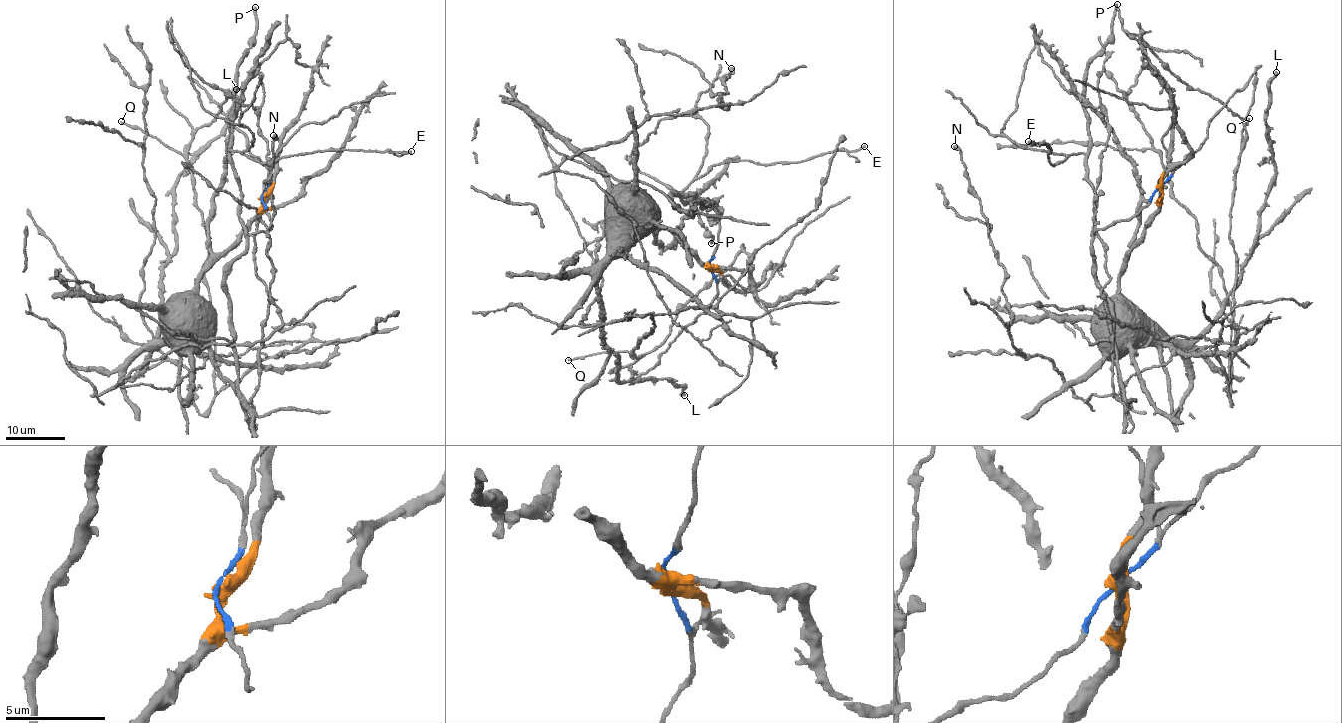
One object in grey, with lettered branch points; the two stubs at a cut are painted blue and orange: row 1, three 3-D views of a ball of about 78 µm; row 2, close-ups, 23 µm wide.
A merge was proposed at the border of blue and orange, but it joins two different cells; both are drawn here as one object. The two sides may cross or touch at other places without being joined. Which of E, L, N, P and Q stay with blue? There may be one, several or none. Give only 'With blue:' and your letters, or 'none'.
With blue: E, P

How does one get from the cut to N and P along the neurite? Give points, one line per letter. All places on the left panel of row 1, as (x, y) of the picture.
N: (263, 196), (199, 280), (185, 340), (204, 367), (117, 387), (280, 326), (274, 134)
P: (263, 196), (272, 226), (248, 233), (230, 156), (233, 80), (255, 35), (255, 7)

